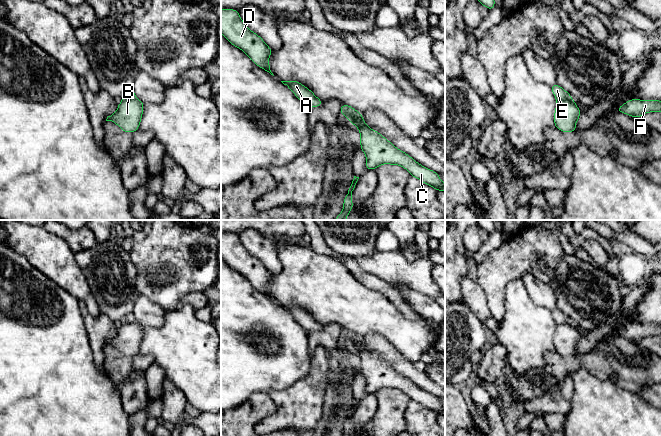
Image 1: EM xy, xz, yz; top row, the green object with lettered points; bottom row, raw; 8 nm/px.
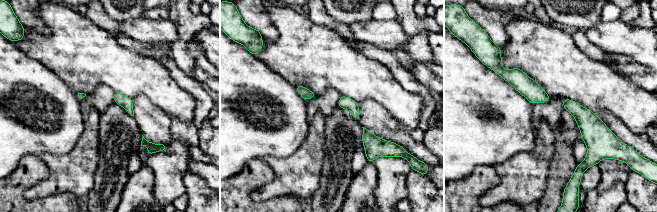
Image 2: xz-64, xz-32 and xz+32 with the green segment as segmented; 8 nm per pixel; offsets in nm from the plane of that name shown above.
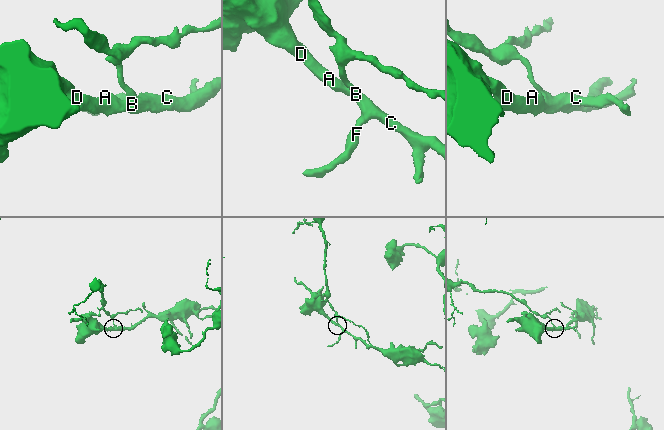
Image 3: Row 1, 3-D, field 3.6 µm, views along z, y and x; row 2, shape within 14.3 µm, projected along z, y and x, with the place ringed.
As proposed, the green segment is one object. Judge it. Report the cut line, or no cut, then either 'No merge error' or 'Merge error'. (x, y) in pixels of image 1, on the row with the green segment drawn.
Split along yz (571, 98), (557, 100). Merge error

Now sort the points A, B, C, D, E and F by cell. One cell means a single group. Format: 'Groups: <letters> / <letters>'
Groups: A B C D F / E

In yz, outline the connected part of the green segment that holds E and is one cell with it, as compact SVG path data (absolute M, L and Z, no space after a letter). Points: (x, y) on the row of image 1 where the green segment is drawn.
M553 84L550 88L556 100L572 99L571 94L569 94L558 84Z

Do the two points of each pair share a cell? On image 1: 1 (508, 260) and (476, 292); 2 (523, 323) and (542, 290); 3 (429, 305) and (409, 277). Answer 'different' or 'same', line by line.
1: different
2: different
3: different

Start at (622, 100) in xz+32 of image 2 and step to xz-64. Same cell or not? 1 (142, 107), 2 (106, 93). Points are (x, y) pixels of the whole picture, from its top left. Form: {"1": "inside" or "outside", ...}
{"1": "outside", "2": "outside"}

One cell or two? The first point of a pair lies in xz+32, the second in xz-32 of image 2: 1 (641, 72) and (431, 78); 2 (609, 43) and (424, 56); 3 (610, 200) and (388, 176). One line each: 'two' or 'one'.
1: one
2: one
3: one

